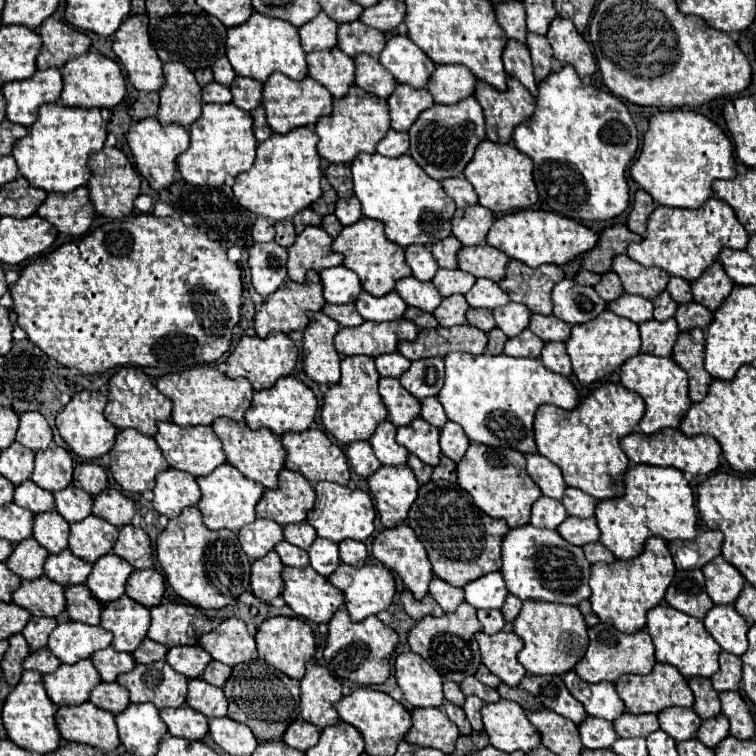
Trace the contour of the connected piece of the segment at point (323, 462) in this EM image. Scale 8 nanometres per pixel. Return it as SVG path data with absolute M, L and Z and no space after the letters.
M306 429L302 433L286 433L280 437L284 449L286 449L286 469L300 471L308 481L332 481L338 485L346 485L350 479L350 469L346 455L340 445L330 441L330 437L320 429Z

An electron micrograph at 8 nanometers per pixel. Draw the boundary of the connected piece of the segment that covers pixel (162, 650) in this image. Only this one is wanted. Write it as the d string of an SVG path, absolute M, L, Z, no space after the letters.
M146 637L132 655L134 655L136 663L154 663L154 661L164 659L166 651L168 651L168 647L164 647L164 645L160 645L160 643Z

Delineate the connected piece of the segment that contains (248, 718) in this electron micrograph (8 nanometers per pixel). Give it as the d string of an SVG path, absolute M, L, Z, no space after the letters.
M252 659L232 667L232 675L224 683L224 695L228 699L228 717L248 725L260 741L280 739L288 723L298 717L298 679L284 675L262 659Z

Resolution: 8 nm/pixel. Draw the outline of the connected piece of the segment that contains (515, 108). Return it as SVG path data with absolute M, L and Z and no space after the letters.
M508 75L506 91L498 91L486 81L476 81L474 97L484 109L486 137L496 143L508 143L518 121L532 115L532 95L516 77Z

